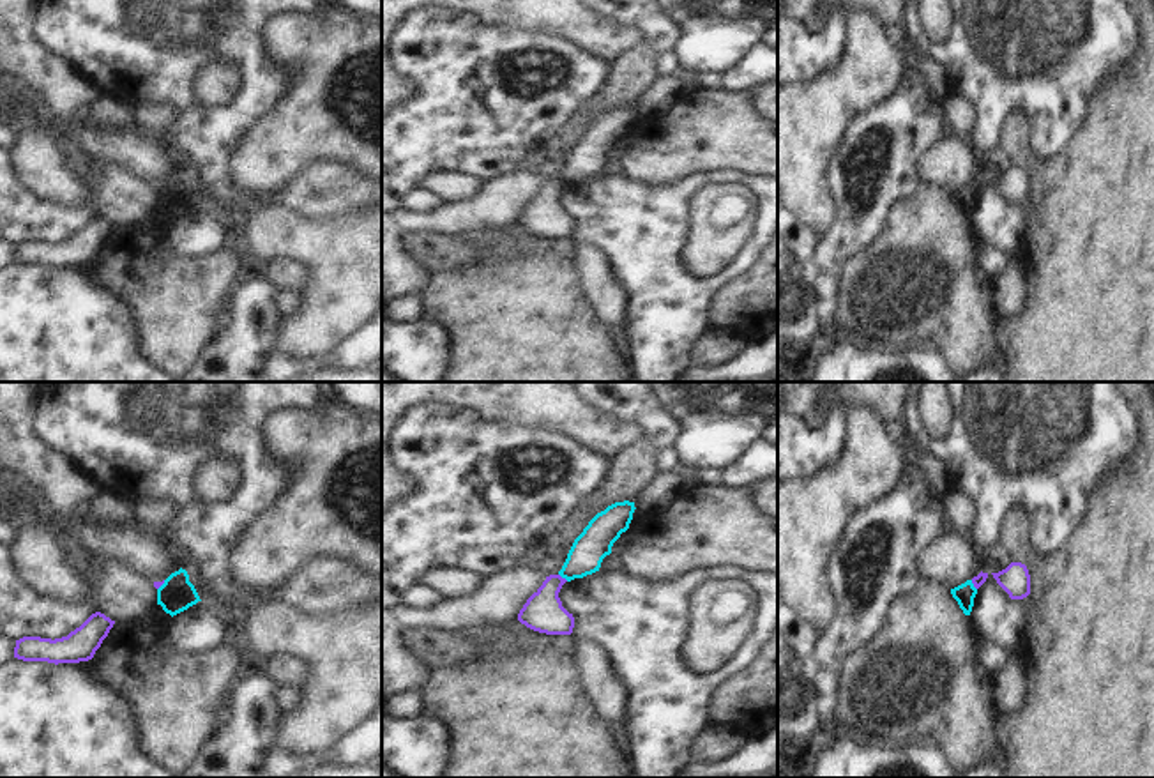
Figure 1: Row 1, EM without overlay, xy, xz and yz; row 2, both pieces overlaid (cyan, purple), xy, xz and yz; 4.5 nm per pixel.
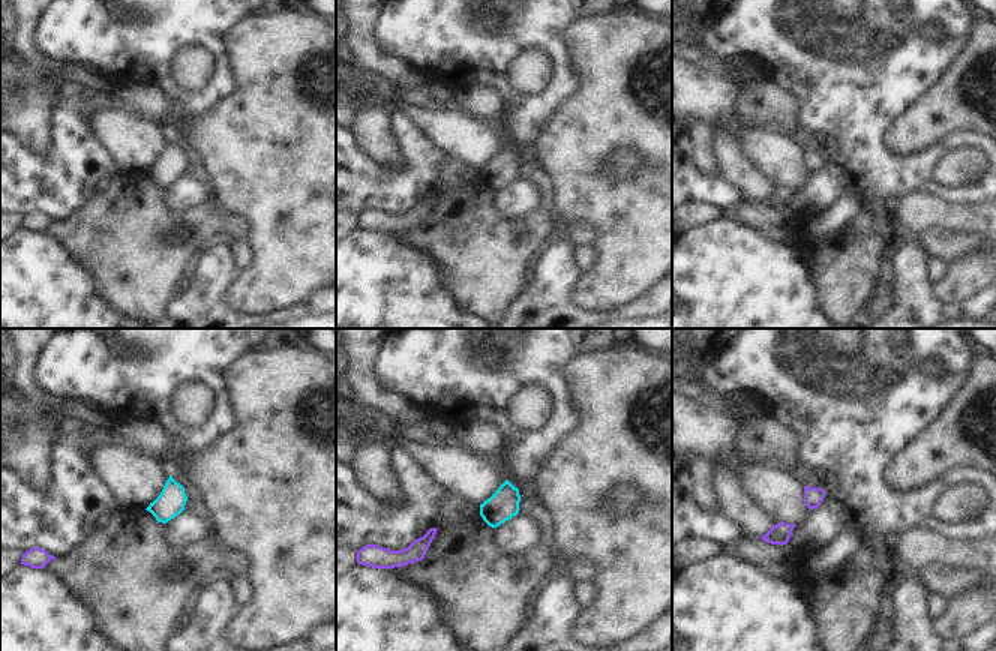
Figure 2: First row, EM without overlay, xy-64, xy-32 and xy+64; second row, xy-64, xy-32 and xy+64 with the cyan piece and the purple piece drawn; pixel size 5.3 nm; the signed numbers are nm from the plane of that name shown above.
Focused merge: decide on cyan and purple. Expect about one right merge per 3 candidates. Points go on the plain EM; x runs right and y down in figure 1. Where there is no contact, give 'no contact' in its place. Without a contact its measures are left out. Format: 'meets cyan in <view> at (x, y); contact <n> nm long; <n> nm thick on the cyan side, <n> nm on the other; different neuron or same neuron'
meets cyan in xz at (564, 181); contact 60 nm long; 160 nm thick on the cyan side, 180 nm on the other; different neuron

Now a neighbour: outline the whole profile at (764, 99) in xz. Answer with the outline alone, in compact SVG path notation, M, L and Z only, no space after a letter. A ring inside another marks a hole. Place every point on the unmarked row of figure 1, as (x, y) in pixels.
M778 80L755 87L751 106L760 117L778 122Z

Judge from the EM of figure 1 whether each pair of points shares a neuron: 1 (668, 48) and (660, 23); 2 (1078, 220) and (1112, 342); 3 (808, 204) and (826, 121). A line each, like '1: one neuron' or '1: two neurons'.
1: one neuron
2: one neuron
3: one neuron

